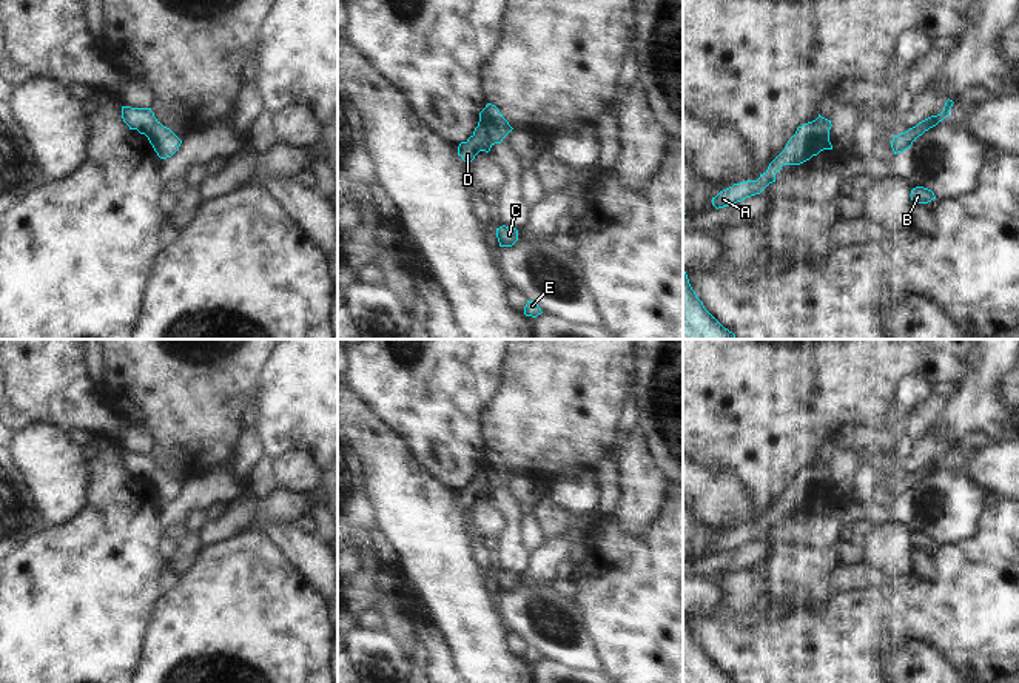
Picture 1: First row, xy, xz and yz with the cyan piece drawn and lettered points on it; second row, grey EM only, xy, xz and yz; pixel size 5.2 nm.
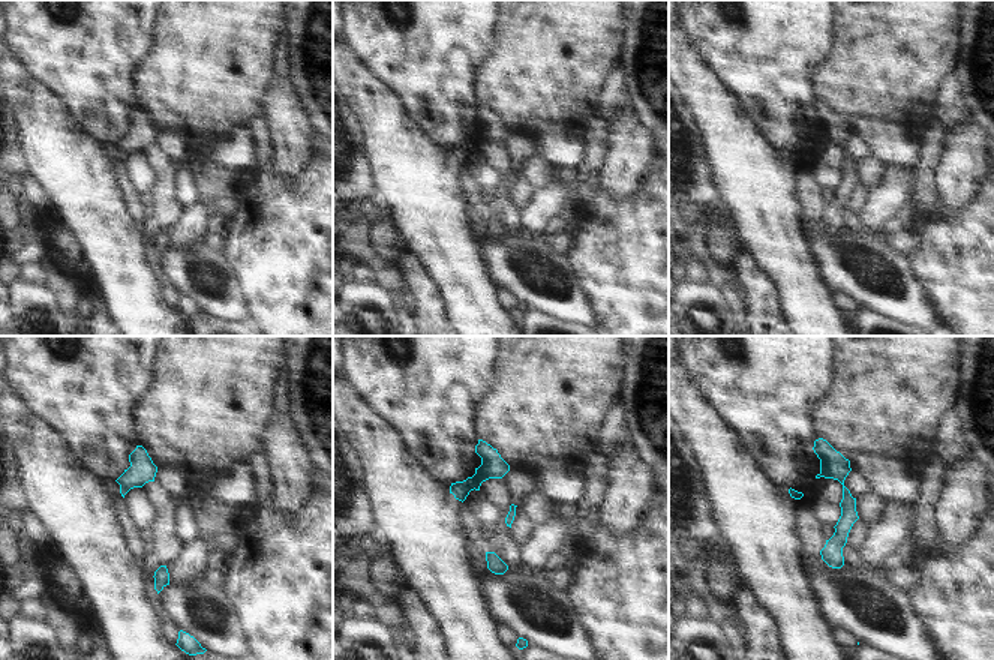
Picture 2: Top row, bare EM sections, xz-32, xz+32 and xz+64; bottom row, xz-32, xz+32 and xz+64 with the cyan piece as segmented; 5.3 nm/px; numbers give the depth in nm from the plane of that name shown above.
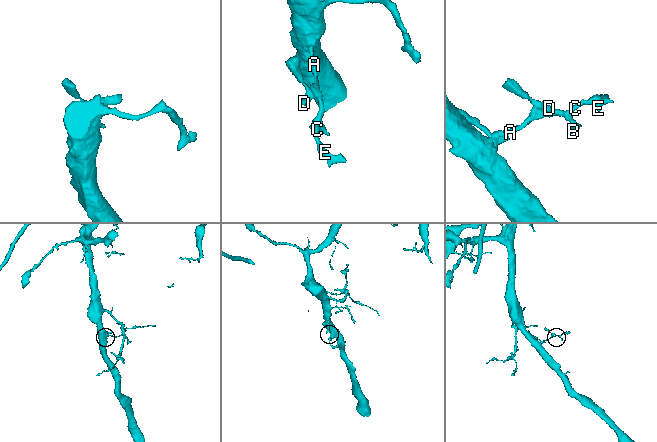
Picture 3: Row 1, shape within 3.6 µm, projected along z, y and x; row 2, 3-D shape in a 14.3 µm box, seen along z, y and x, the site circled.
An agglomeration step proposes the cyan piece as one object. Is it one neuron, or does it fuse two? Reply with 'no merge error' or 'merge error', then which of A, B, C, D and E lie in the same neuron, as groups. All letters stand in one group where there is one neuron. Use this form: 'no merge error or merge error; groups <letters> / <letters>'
merge error; groups A B C E / D

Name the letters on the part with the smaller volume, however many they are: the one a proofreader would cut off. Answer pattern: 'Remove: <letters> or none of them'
Remove: D

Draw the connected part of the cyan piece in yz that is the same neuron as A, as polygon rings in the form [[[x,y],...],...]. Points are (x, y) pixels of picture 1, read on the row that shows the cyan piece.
[[[816,120],[797,128],[788,140],[785,150],[769,163],[768,170],[757,180],[734,183],[712,197],[712,205],[718,210],[760,194],[769,183],[775,182],[775,173],[783,165],[800,165],[817,156],[823,150],[832,150],[829,133],[825,125]]]

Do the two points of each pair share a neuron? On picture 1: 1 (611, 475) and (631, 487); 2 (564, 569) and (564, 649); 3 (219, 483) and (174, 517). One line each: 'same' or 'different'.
1: different
2: different
3: same

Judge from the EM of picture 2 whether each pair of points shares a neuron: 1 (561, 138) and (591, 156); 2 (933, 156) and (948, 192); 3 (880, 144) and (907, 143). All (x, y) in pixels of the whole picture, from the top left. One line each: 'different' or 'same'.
1: different
2: different
3: same

